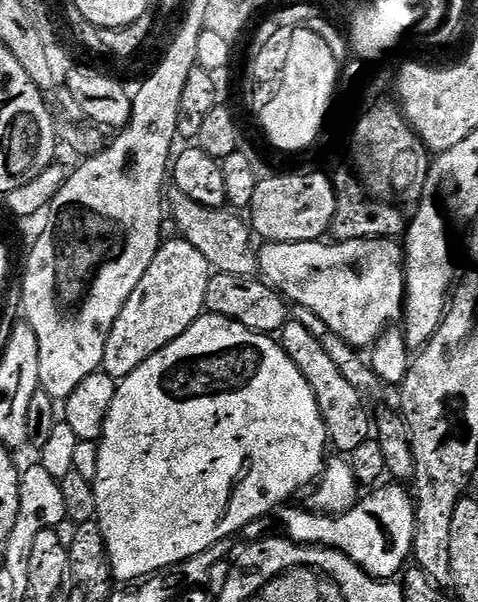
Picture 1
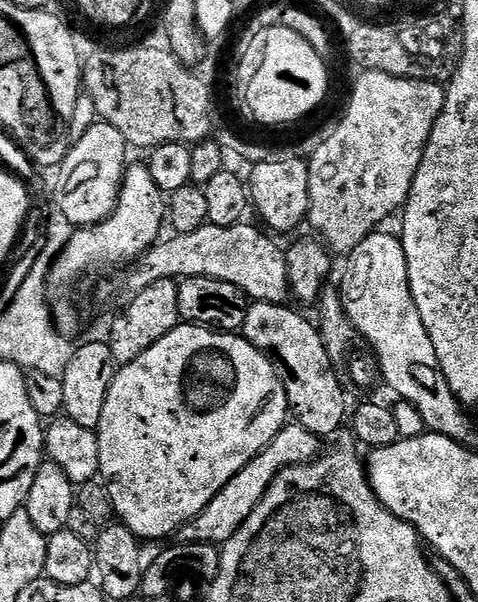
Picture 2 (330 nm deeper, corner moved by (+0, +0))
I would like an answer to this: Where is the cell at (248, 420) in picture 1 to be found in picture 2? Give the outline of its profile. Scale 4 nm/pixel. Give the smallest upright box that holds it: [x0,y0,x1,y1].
[95,322,289,541]

